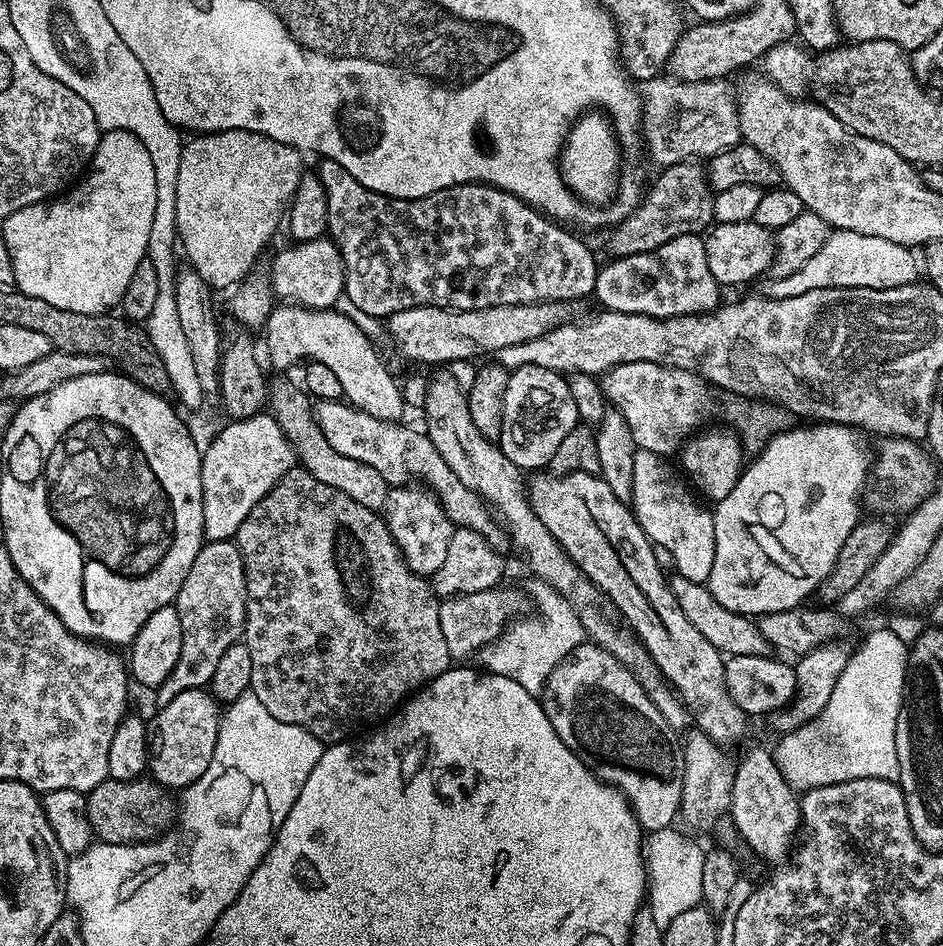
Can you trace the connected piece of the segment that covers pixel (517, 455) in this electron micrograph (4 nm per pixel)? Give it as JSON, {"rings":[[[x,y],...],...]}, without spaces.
{"rings":[[[542,366],[511,369],[506,386],[506,406],[502,410],[500,449],[521,470],[540,470],[554,458],[554,450],[562,446],[566,434],[578,427],[578,406],[570,394],[570,383],[561,373]]]}

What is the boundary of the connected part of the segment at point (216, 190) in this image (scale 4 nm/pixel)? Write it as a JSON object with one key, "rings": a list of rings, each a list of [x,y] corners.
{"rings":[[[229,128],[222,132],[211,131],[202,132],[194,137],[191,137],[188,141],[185,141],[184,148],[182,150],[181,165],[178,166],[177,177],[177,201],[175,205],[177,207],[176,231],[177,237],[181,246],[181,249],[185,250],[191,264],[189,264],[193,271],[203,278],[211,289],[216,288],[228,288],[231,289],[236,285],[239,285],[240,281],[245,276],[251,273],[251,268],[256,258],[261,254],[266,244],[271,240],[275,234],[279,224],[283,223],[285,214],[287,213],[288,203],[292,200],[294,190],[297,189],[298,182],[304,173],[304,166],[302,166],[302,159],[304,159],[303,153],[292,144],[276,142],[276,140],[270,138],[268,135],[258,134],[252,129],[245,128]]]}

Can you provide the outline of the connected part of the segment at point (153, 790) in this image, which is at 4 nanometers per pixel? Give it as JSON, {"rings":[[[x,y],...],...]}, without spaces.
{"rings":[[[151,778],[138,780],[104,780],[87,793],[88,817],[92,835],[106,844],[144,844],[173,827],[178,804],[169,789]]]}

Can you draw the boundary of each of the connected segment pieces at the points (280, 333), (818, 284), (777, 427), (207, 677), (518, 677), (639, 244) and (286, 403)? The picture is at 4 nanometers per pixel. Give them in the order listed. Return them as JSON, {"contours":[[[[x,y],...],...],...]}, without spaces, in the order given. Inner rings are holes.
{"contours":[[[[284,302],[273,307],[271,314],[268,315],[268,320],[264,323],[262,335],[264,335],[265,342],[268,343],[268,356],[272,359],[274,367],[292,368],[296,363],[299,365],[304,361],[317,360],[322,362],[322,366],[330,366],[334,370],[334,375],[342,381],[343,399],[352,407],[361,408],[363,412],[379,420],[396,422],[403,417],[400,415],[404,412],[404,396],[400,393],[395,378],[388,373],[387,366],[380,361],[380,356],[376,353],[375,346],[372,345],[374,344],[373,337],[364,333],[350,317],[335,310],[303,308],[300,304]]],[[[832,230],[829,231],[826,243],[822,245],[822,250],[818,250],[818,254],[814,254],[814,258],[810,258],[810,262],[806,262],[806,266],[802,266],[802,270],[794,270],[794,274],[786,274],[786,278],[769,279],[766,295],[768,298],[795,298],[797,294],[806,294],[806,290],[818,290],[819,288],[869,288],[870,290],[886,290],[896,286],[906,286],[907,284],[917,283],[916,268],[918,272],[918,260],[914,257],[913,249],[906,248],[898,242],[886,242],[886,238],[874,238],[874,234],[854,234],[854,230]]],[[[626,362],[614,366],[603,373],[602,387],[604,399],[611,407],[616,408],[623,418],[626,418],[637,449],[650,450],[665,458],[671,457],[671,452],[673,451],[673,455],[689,436],[701,431],[713,422],[719,422],[735,432],[740,437],[741,444],[752,454],[759,452],[768,443],[771,436],[783,432],[790,424],[789,412],[778,404],[767,400],[753,400],[747,396],[727,392],[725,388],[717,388],[716,385],[709,384],[696,372],[667,368],[654,362]]],[[[232,540],[207,541],[194,558],[194,566],[190,566],[190,574],[186,574],[186,582],[182,582],[182,590],[178,590],[174,601],[178,622],[182,622],[182,651],[178,653],[178,662],[174,670],[170,670],[166,682],[154,689],[157,705],[174,702],[174,698],[178,698],[178,694],[186,690],[209,687],[214,670],[217,669],[218,658],[243,637],[247,597],[248,583],[244,577],[244,559],[240,557],[235,543]]],[[[536,580],[532,584],[530,592],[534,600],[536,612],[530,618],[519,617],[511,621],[495,642],[481,649],[478,658],[482,660],[483,667],[487,671],[498,674],[500,677],[513,679],[518,686],[522,686],[528,693],[536,696],[543,691],[548,676],[554,670],[554,666],[564,660],[580,644],[585,643],[586,634],[577,612],[570,606],[570,602],[566,598],[563,598],[562,594],[558,594],[548,583],[542,583]]],[[[695,159],[683,160],[659,174],[652,189],[643,193],[639,206],[607,233],[609,257],[653,252],[674,238],[698,236],[713,227],[714,189],[703,163]]],[[[273,379],[268,385],[267,407],[278,422],[282,434],[286,434],[286,438],[291,442],[299,467],[314,474],[318,482],[326,482],[326,486],[342,490],[346,498],[354,498],[354,502],[373,510],[383,509],[390,485],[382,478],[382,474],[378,474],[378,470],[366,466],[366,462],[354,462],[354,458],[338,454],[338,450],[334,450],[334,446],[326,442],[314,415],[313,401],[299,383],[291,384],[288,380]]]]}

